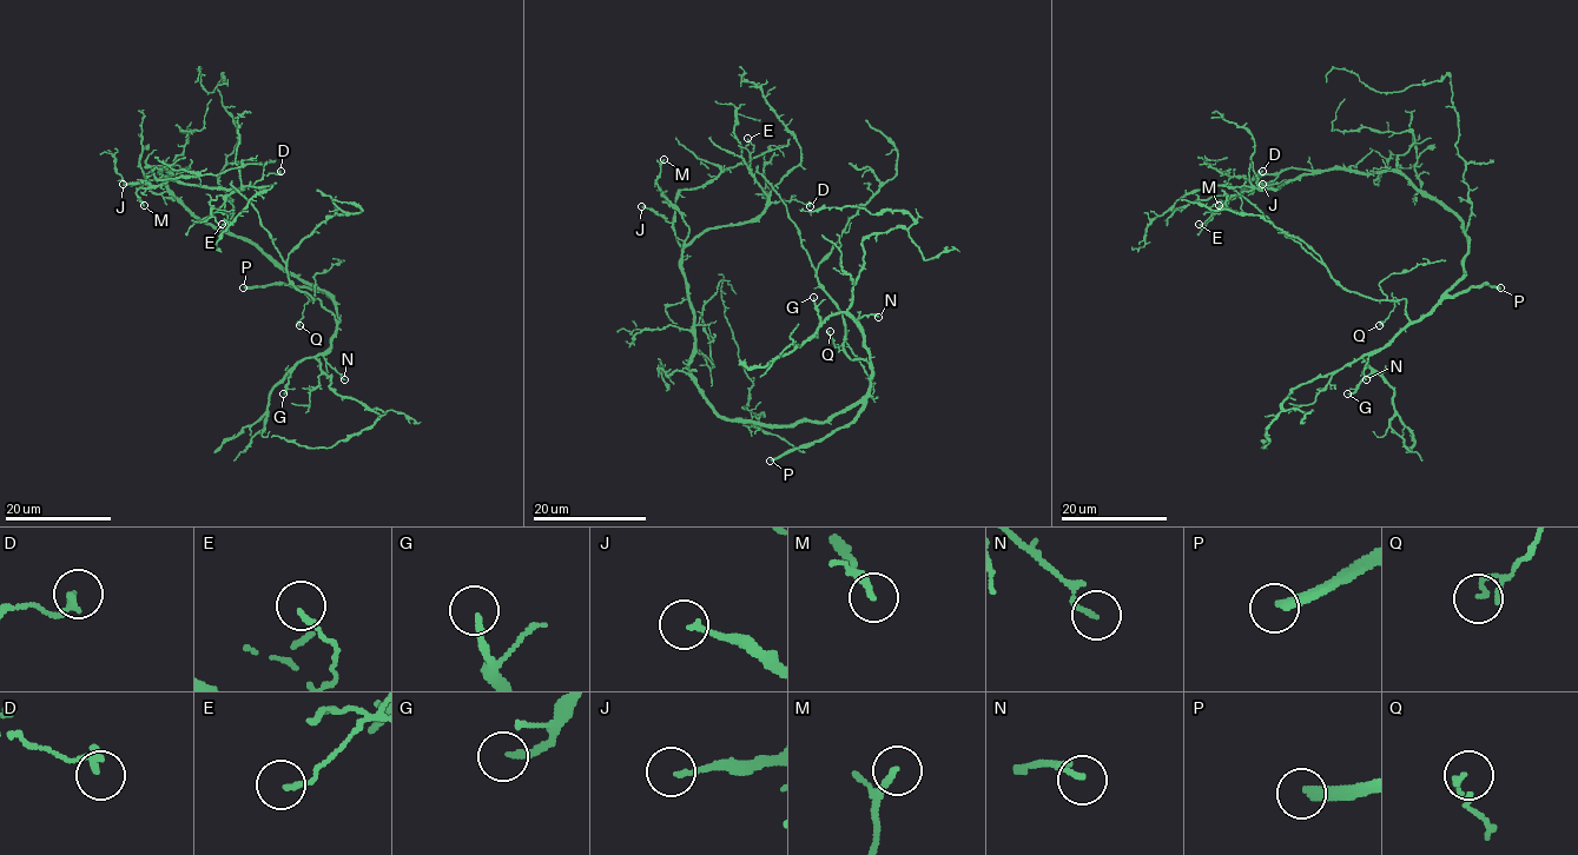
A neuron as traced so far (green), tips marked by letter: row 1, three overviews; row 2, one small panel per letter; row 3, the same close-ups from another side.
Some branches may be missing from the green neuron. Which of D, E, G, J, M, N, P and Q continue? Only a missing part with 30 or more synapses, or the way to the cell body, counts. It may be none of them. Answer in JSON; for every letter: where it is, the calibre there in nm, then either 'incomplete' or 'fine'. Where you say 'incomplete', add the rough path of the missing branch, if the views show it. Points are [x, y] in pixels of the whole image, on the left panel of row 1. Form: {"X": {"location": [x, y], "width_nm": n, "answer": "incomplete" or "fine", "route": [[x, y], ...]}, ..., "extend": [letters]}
{"D": {"location": [281, 171], "width_nm": 170, "answer": "fine"}, "E": {"location": [222, 224], "width_nm": 130, "answer": "fine"}, "G": {"location": [283, 393], "width_nm": 190, "answer": "incomplete", "route": [[283, 393], [284, 399], [257, 421], [216, 435], [200, 446], [217, 476]]}, "J": {"location": [123, 184], "width_nm": 140, "answer": "fine"}, "M": {"location": [144, 205], "width_nm": 140, "answer": "fine"}, "N": {"location": [344, 379], "width_nm": 130, "answer": "fine"}, "P": {"location": [243, 287], "width_nm": 260, "answer": "incomplete"}, "Q": {"location": [299, 325], "width_nm": 110, "answer": "fine"}, "extend": ["G", "P"]}

